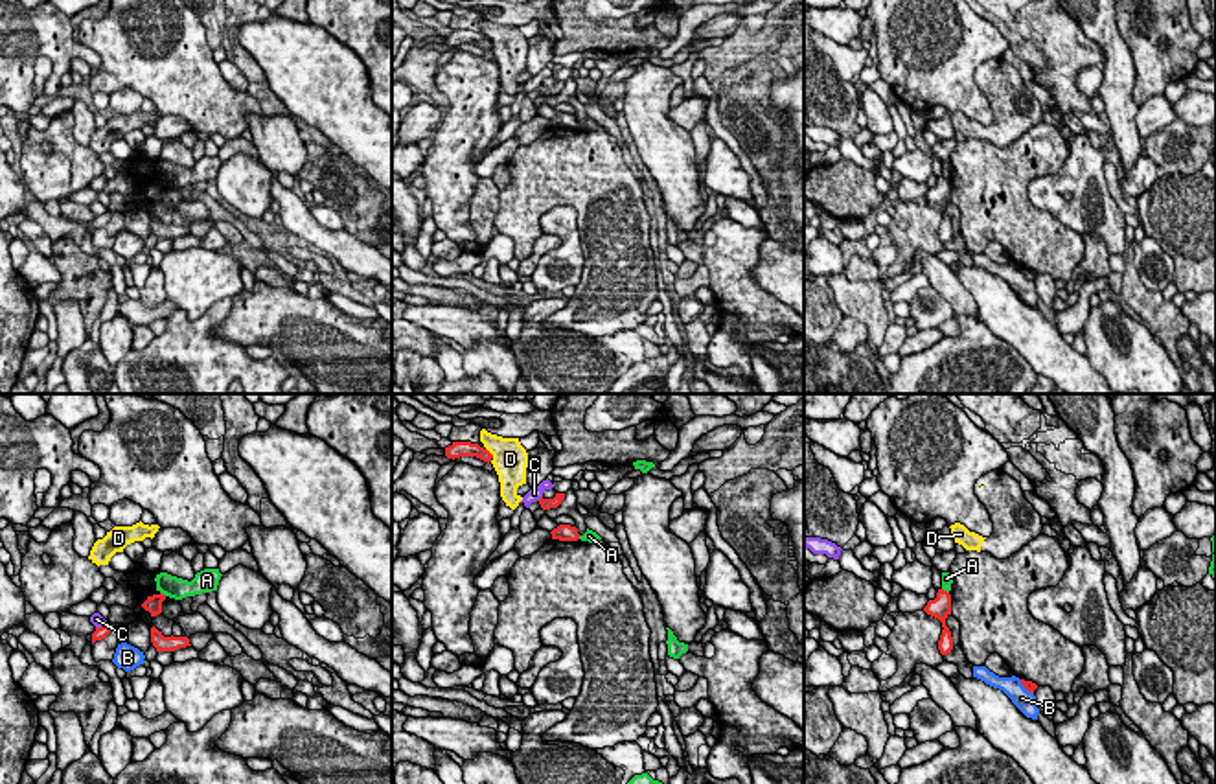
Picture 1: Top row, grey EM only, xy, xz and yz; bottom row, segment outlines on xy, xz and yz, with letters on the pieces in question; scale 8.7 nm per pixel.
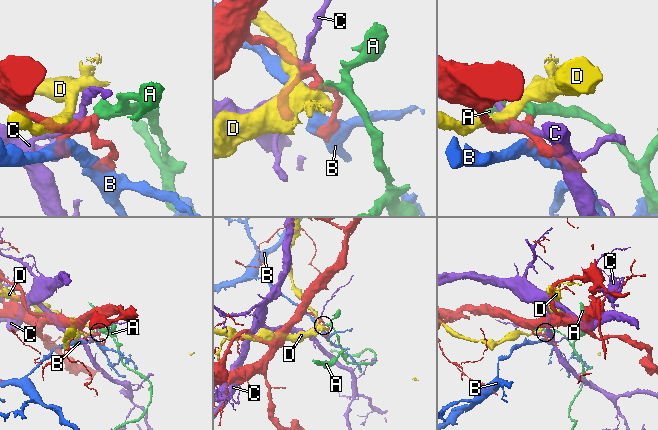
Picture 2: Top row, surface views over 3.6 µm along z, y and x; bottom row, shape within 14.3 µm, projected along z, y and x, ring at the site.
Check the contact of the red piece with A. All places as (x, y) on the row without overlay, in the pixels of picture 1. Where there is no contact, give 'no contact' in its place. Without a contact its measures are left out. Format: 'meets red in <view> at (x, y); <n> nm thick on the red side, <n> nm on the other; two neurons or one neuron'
meets red in xy at (164, 183); 160 nm thick on the red side, 190 nm on the other; two neurons

